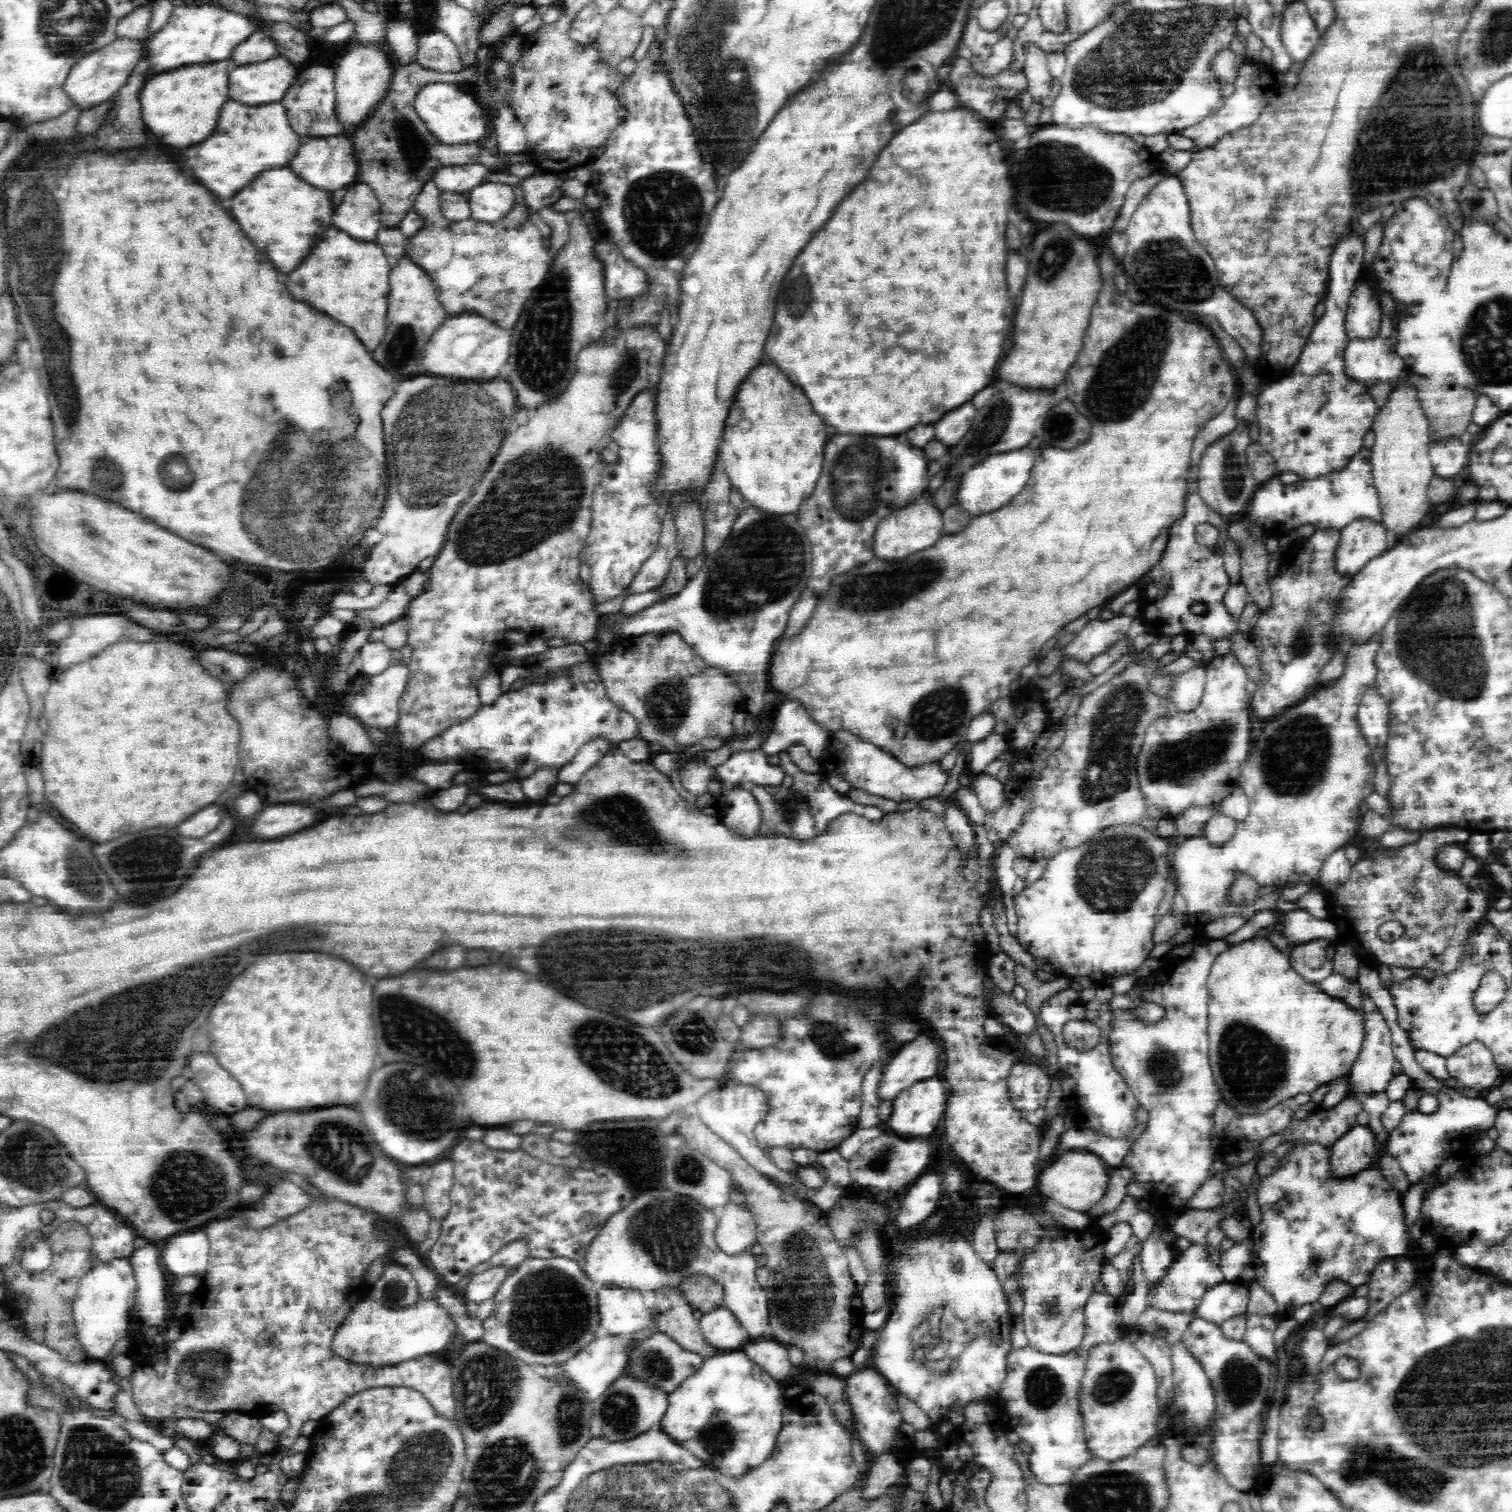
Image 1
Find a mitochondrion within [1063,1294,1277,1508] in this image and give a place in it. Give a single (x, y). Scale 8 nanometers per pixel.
(1240, 1380)

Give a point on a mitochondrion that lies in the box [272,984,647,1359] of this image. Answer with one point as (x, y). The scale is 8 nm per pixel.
(552, 1312)

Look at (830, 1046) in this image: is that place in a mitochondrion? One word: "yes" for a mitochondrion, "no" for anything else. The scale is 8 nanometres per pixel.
yes

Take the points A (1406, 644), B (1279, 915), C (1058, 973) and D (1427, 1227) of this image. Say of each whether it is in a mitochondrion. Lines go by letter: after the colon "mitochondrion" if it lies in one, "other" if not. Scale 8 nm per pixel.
A: other
B: other
C: other
D: other

